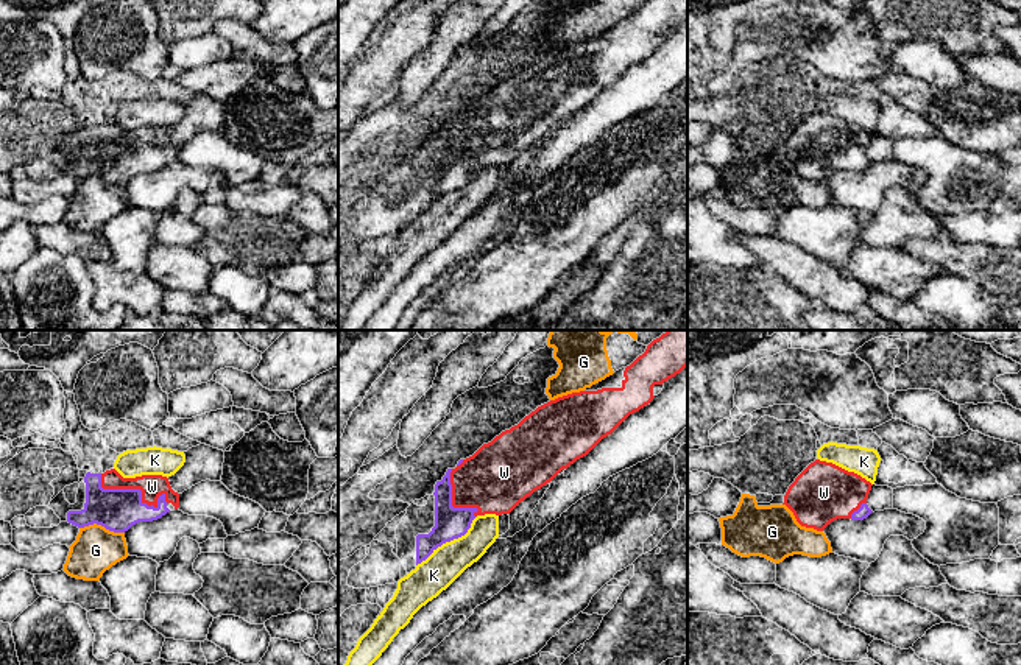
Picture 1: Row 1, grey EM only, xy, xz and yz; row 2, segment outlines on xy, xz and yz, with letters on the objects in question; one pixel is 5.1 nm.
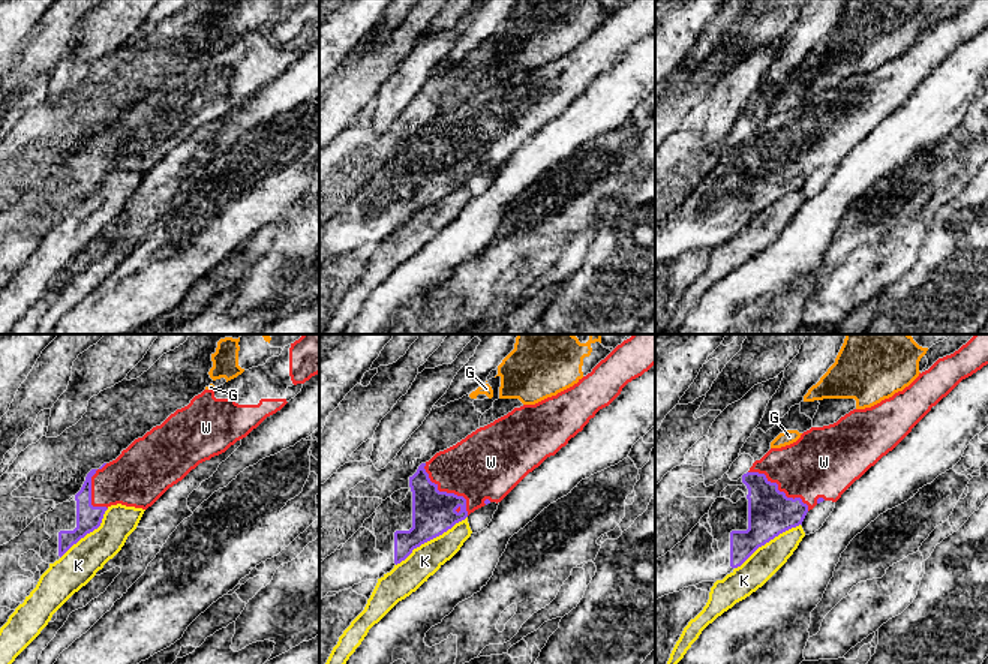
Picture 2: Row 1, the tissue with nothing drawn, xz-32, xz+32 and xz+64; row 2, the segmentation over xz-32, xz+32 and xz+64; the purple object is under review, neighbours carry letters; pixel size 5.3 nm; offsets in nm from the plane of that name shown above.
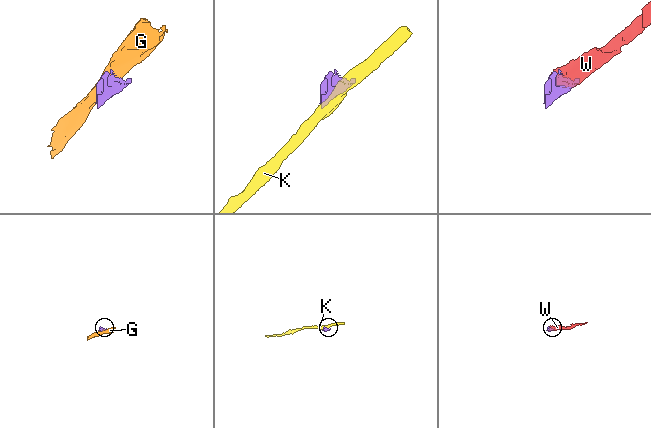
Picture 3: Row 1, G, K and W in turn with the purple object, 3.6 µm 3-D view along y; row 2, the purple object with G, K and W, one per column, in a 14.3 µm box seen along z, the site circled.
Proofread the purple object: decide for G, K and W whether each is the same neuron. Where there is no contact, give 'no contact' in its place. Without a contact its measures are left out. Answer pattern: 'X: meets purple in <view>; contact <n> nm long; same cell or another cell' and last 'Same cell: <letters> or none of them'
G: meets purple in xy; contact 240 nm long; another cell
K: meets purple in xz; contact 400 nm long; another cell
W: meets purple in xy; contact 380 nm long; same cell
Same cell: W

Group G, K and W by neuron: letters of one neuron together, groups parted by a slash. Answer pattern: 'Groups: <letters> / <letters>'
Groups: G / K / W

